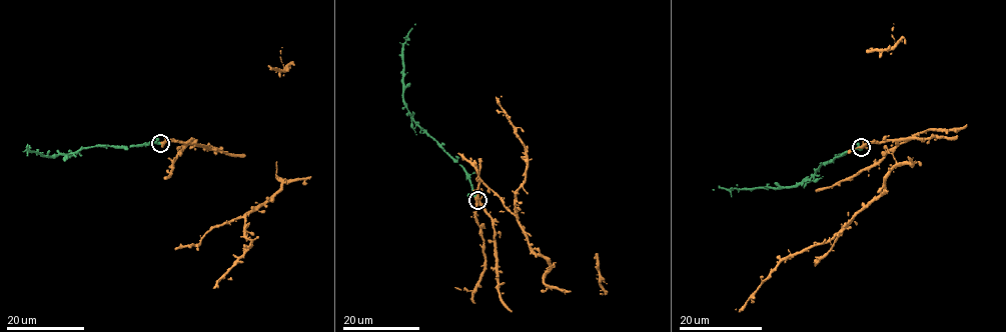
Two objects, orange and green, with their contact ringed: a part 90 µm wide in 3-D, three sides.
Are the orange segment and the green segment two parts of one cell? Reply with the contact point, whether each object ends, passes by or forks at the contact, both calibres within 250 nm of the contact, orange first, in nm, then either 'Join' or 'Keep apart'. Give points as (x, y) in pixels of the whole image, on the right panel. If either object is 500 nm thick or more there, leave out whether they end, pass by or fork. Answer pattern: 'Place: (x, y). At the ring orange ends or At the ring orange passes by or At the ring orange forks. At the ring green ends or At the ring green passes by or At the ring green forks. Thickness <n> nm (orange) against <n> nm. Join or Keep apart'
Place: (861, 147). At the ring orange passes by. At the ring green ends. Thickness 320 nm (orange) against 440 nm. Join

